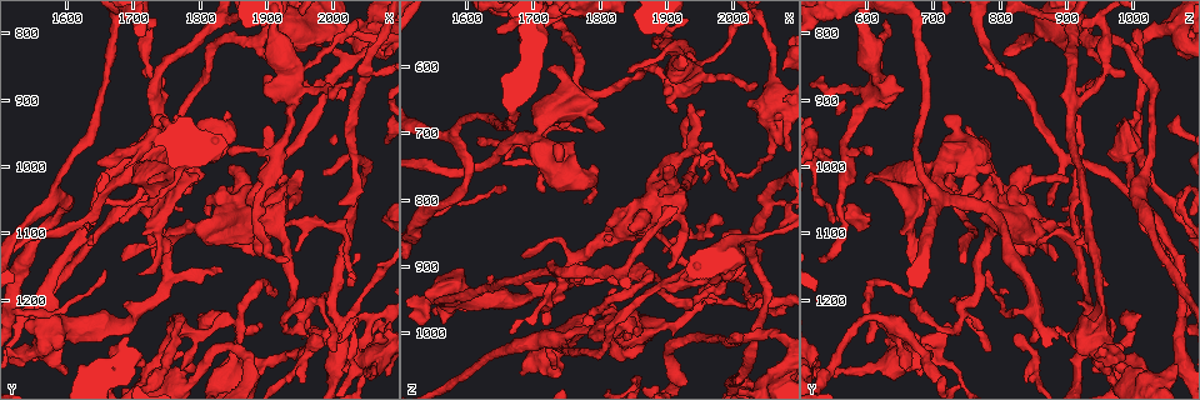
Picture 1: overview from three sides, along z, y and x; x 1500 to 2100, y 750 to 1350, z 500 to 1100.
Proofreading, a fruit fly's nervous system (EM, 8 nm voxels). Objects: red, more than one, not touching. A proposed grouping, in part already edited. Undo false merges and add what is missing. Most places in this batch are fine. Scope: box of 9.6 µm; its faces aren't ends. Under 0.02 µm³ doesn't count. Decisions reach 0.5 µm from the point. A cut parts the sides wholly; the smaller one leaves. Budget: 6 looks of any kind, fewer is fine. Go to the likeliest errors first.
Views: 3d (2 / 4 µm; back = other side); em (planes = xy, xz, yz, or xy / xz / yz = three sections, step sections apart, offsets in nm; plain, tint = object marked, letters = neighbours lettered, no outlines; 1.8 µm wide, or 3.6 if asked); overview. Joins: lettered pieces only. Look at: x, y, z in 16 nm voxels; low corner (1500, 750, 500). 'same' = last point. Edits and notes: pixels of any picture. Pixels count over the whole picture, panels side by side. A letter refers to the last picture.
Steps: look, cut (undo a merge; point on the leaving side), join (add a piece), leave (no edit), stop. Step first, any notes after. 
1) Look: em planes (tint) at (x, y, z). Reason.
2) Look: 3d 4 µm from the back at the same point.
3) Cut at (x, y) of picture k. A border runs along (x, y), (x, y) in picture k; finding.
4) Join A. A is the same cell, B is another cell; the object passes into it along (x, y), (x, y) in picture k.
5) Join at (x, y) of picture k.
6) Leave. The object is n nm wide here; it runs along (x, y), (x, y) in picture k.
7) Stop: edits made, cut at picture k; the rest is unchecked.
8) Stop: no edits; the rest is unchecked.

Look: 3d 4 µm at (1745, 1300, 1065). Free end.

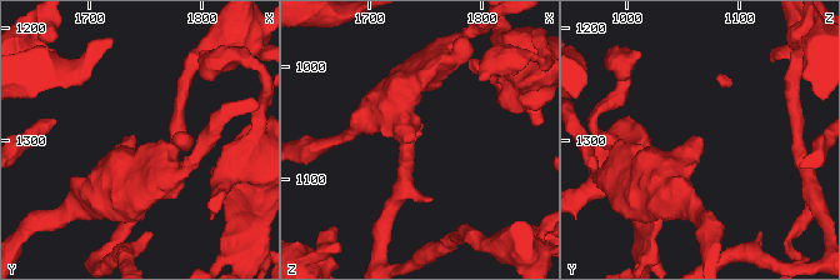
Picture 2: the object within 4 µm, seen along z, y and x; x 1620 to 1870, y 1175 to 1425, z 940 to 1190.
Look: em yz step 16 (letters) at (1742, 1296, 1064).

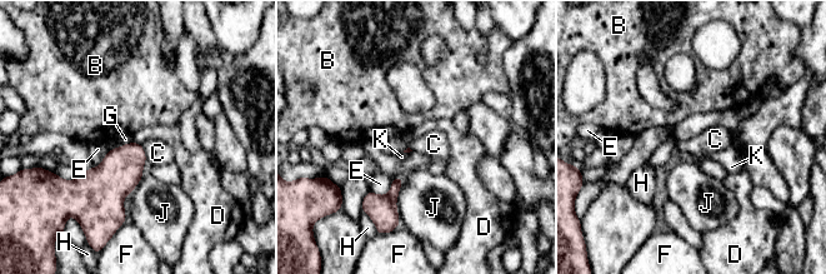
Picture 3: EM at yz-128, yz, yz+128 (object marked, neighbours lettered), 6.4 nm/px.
Look: em planes (letters) at the same point. Cut it another way.

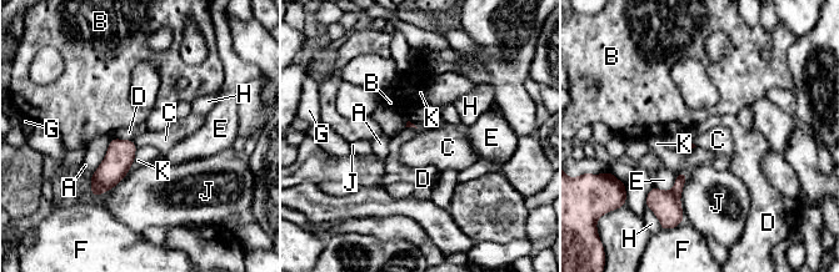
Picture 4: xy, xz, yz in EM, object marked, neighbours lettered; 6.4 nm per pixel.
Leave. A, B, C, D, E, F, G, H, J and K are other cells; a border runs along (114, 136), (121, 140), (131, 140) in picture 4; none of them fits.

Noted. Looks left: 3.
Look: em yz step 4 (tint) at (2060, 1290, 715). Sudden change in width.

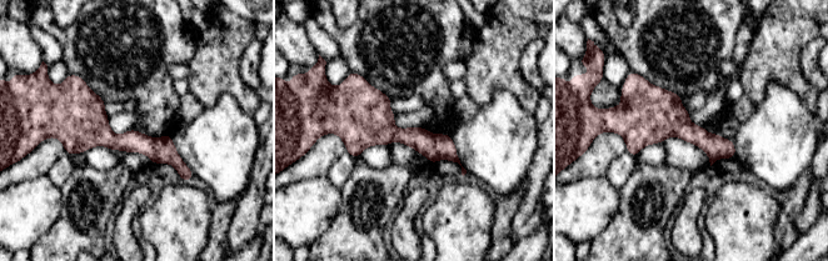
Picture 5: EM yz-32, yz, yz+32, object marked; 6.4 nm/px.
Look: em planes (letters) at the same point.

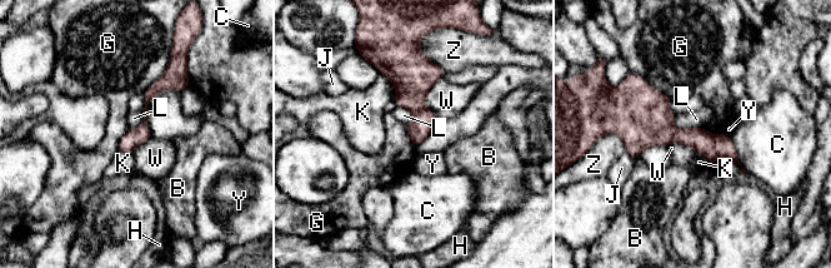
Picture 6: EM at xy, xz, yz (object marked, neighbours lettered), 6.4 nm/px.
Leave. The object is 120 nm wide here; B, C, G, H, J, K, L, W, Y and Z are other cells; a border runs along (672, 120), (677, 128), (702, 128) in picture 6; one neuron here.

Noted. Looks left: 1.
Look: em planes (letters) at (1845, 920, 1005). Long arm stops here.

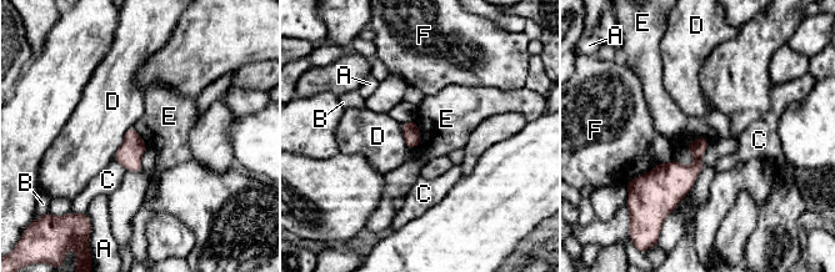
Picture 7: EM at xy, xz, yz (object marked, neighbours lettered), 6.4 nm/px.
Leave. The longest contact is with D, 260 nm; A, B, C, D, E and F are other cells; none of them fits.

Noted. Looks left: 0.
Stop: no edits; the rest is unchecked.

